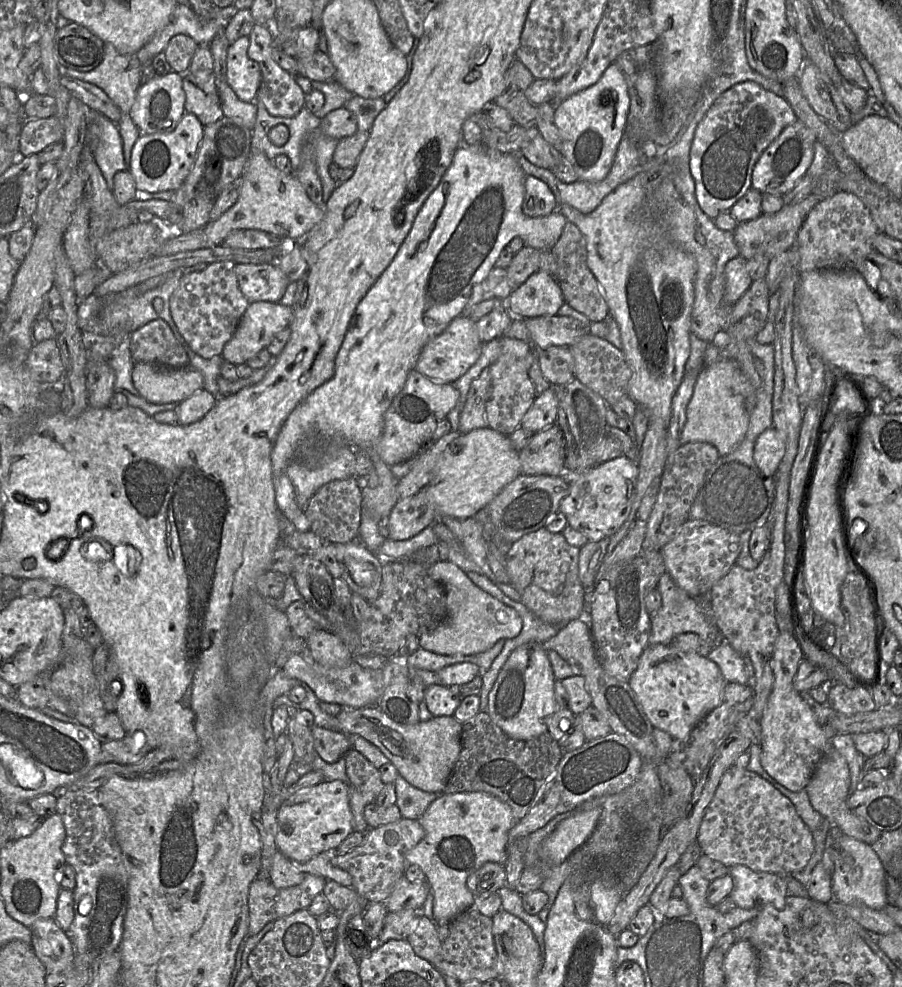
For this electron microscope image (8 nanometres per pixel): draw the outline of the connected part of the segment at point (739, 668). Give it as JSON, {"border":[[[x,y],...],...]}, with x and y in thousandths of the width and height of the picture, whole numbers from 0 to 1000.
{"border":[[[804,644],[799,653],[790,658],[790,660],[784,664],[784,667],[796,674],[806,691],[823,694],[834,692],[833,687],[827,683],[824,665],[813,658]]]}

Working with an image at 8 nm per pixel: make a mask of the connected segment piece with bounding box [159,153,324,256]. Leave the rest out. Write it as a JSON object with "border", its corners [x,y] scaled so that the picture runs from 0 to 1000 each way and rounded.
{"border":[[[277,155],[267,179],[269,185],[266,197],[257,210],[241,223],[232,224],[222,232],[190,239],[181,247],[176,259],[247,247],[253,237],[265,232],[285,232],[313,242],[335,243],[359,220],[359,212],[340,199],[327,177],[309,172],[292,155]]]}

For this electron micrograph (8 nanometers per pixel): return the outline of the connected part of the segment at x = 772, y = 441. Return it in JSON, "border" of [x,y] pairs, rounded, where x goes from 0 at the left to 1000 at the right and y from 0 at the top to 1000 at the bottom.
{"border":[[[856,432],[838,445],[835,465],[850,483],[857,483],[870,460],[870,449],[864,438]]]}

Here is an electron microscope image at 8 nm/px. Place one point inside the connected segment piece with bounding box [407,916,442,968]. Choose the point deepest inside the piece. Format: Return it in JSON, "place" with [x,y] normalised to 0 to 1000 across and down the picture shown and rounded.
{"place":[470,952]}

